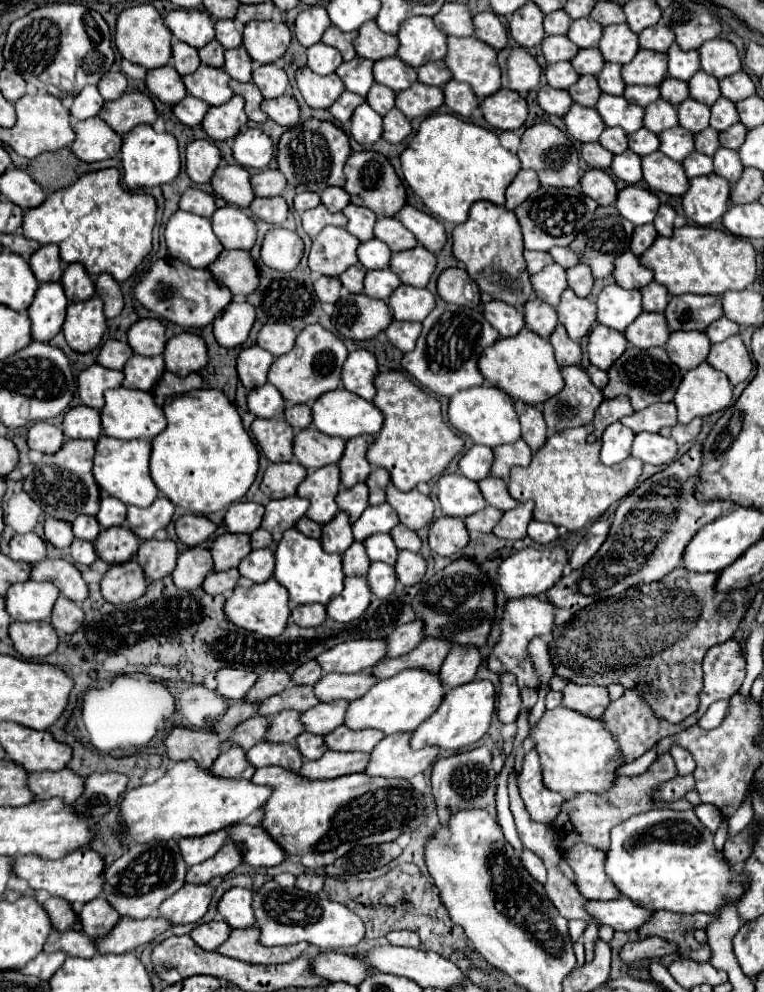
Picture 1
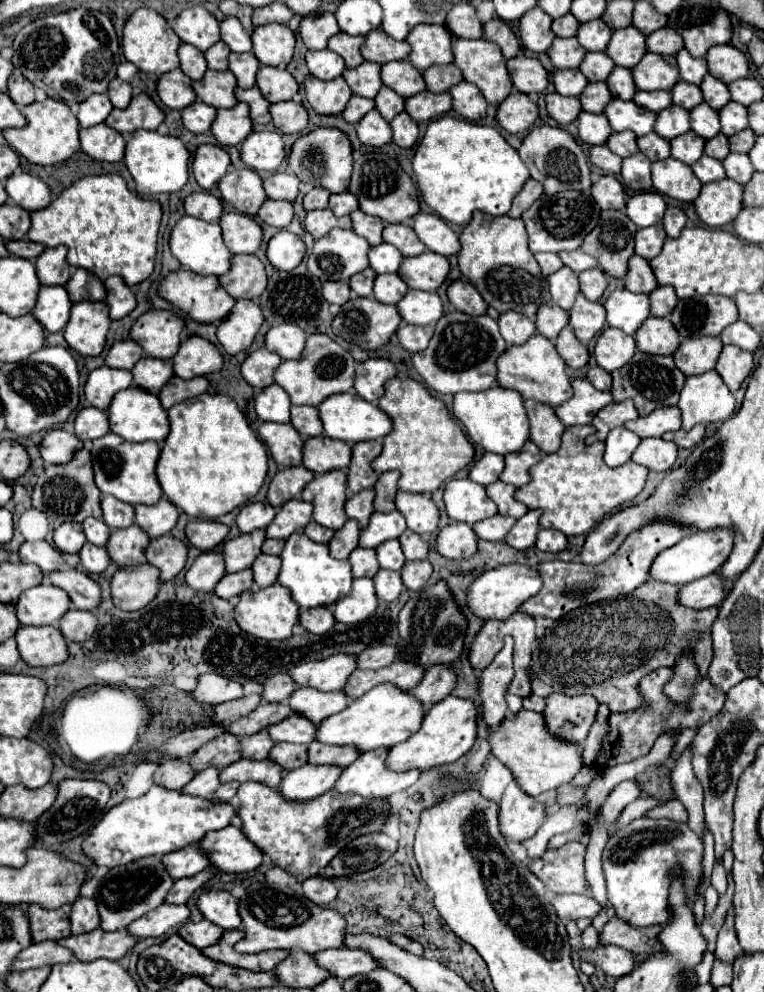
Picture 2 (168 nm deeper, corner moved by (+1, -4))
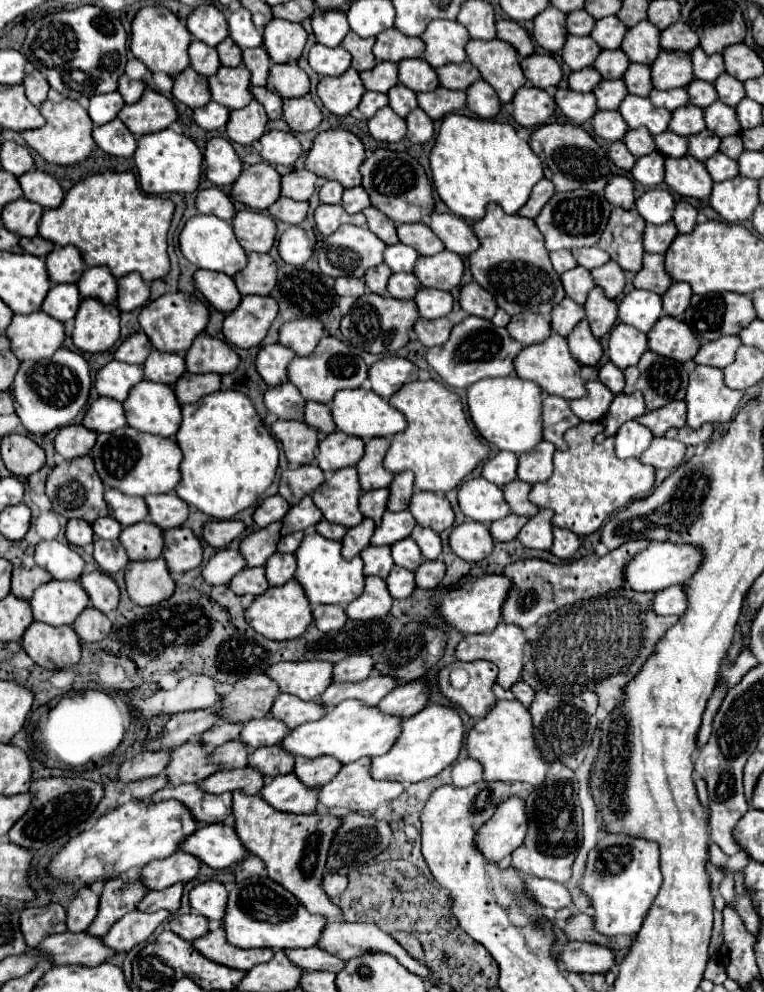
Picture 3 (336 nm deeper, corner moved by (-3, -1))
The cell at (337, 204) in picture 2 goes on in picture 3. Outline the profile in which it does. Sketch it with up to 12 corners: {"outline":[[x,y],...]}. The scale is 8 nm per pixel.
{"outline":[[362,186],[344,190],[342,206],[348,214],[370,204]]}

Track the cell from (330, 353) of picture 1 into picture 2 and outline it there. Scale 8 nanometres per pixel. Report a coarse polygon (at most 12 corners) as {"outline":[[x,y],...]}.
{"outline":[[328,335],[274,379],[292,405],[318,407],[354,387],[356,361]]}

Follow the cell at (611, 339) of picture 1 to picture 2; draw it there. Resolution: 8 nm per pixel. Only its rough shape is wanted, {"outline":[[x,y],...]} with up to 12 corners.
{"outline":[[608,327],[598,337],[594,357],[612,373],[636,351],[622,329]]}

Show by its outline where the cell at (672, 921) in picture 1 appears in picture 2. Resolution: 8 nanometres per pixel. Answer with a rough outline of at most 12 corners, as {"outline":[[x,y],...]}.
{"outline":[[612,917],[598,933],[638,957],[660,951],[658,925],[634,929]]}

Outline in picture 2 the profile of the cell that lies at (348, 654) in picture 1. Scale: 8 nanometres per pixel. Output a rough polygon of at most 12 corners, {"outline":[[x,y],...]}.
{"outline":[[332,655],[288,671],[298,687],[340,691],[356,659]]}

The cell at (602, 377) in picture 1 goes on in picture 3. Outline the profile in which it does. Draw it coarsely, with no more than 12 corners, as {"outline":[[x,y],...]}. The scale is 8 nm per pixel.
{"outline":[[612,362],[600,368],[600,382],[614,394],[625,386],[622,370]]}

